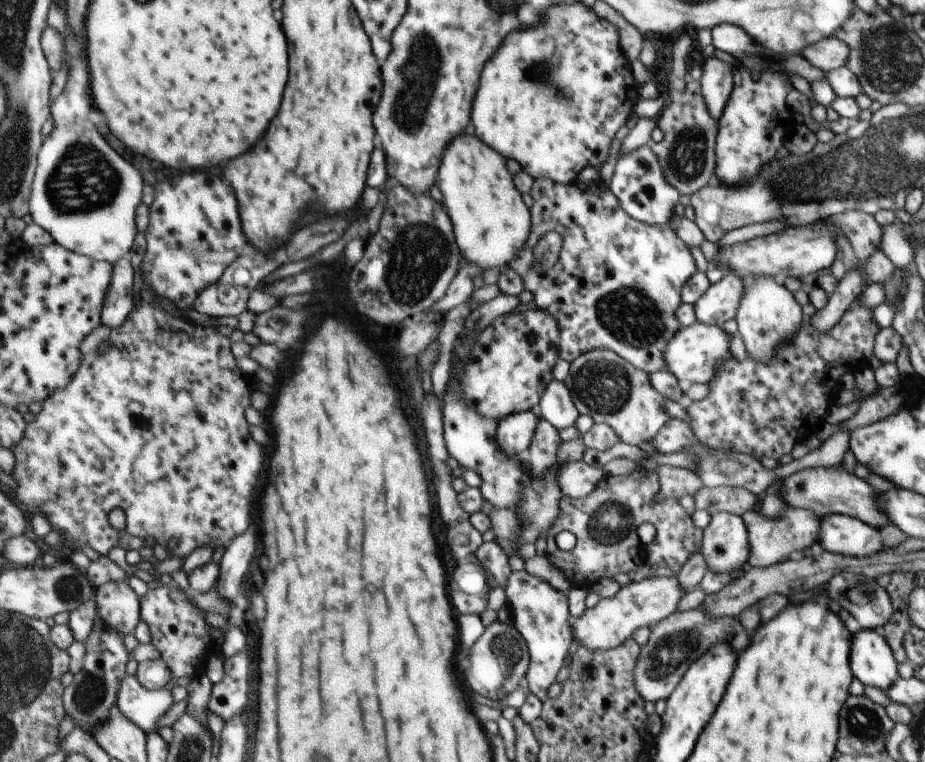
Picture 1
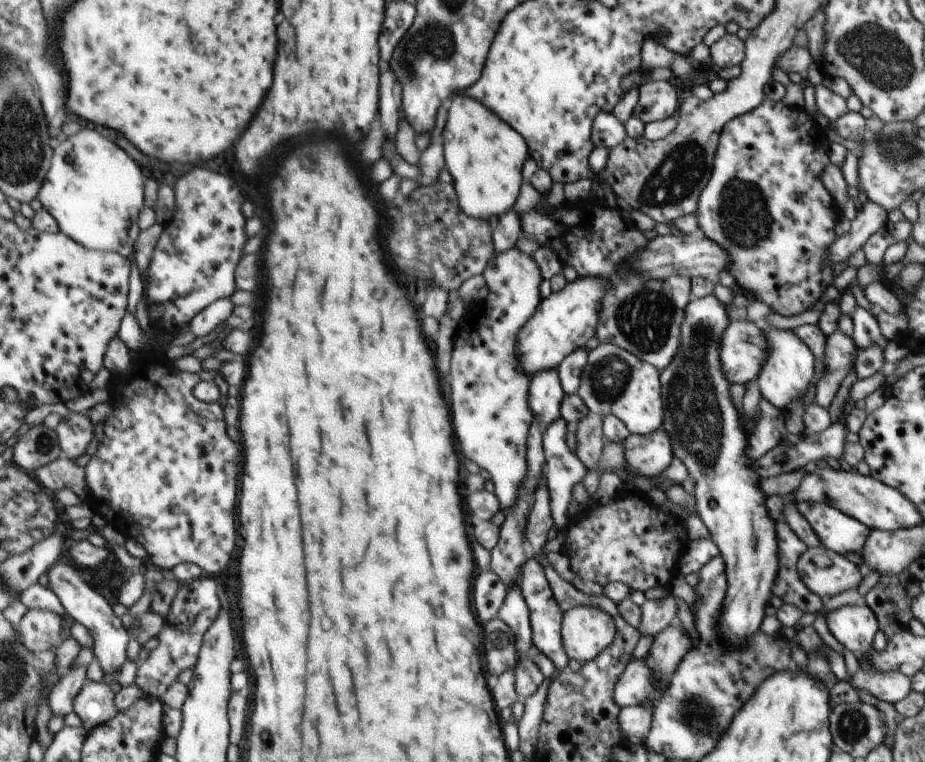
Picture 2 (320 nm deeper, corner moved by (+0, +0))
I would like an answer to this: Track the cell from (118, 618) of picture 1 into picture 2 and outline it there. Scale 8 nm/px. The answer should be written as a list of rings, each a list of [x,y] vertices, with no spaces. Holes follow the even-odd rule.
[[[75,664],[60,676],[48,697],[48,704],[54,714],[65,718],[74,712],[74,700],[88,680],[85,668]]]

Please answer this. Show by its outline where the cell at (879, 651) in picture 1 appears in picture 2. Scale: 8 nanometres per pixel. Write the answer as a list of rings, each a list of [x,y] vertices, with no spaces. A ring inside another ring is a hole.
[[[844,605],[825,614],[826,624],[833,638],[859,658],[871,648],[879,622],[867,605]]]

